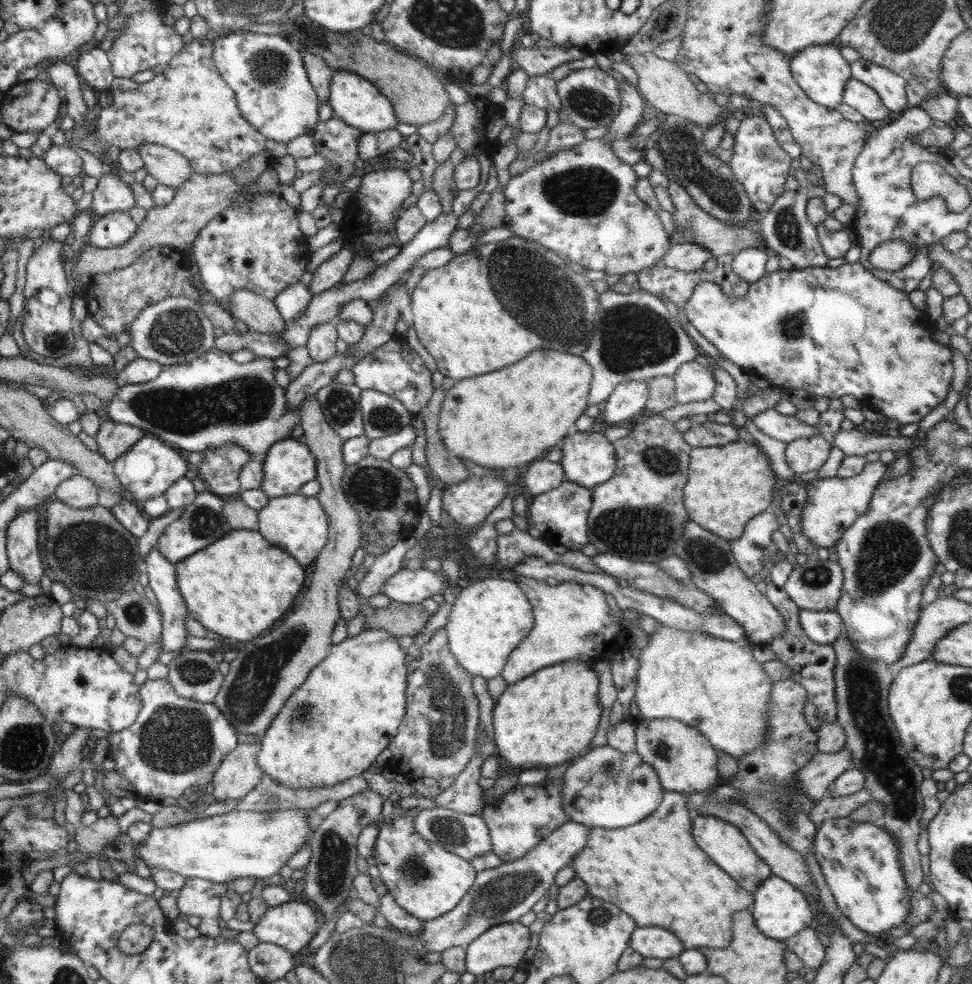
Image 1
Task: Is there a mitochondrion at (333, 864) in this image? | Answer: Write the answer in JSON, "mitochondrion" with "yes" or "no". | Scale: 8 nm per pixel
{"mitochondrion":"yes"}

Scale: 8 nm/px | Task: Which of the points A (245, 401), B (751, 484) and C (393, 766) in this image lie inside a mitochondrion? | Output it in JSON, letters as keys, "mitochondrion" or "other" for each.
{"A":"mitochondrion","B":"other","C":"other"}

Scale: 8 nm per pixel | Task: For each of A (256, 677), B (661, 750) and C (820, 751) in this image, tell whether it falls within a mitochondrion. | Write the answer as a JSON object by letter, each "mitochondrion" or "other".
{"A":"mitochondrion","B":"mitochondrion","C":"other"}

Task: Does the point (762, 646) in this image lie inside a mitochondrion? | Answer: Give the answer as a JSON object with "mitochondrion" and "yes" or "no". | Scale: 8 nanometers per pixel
{"mitochondrion":"no"}

